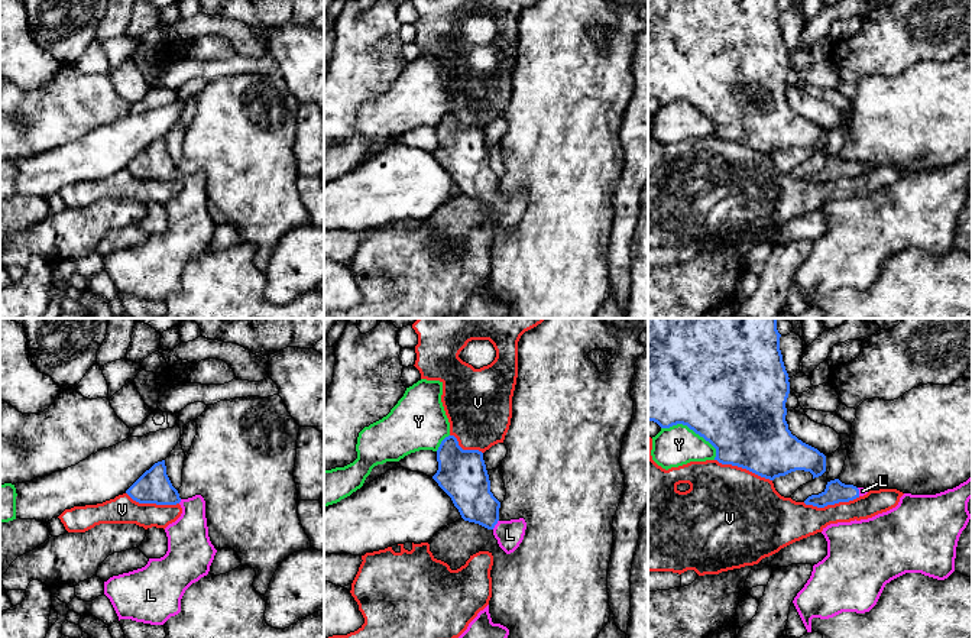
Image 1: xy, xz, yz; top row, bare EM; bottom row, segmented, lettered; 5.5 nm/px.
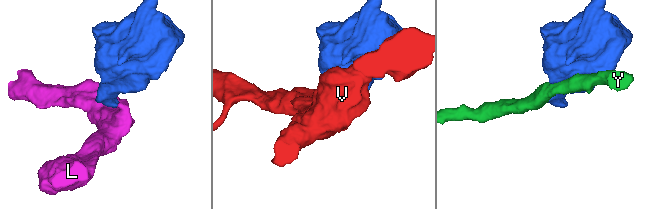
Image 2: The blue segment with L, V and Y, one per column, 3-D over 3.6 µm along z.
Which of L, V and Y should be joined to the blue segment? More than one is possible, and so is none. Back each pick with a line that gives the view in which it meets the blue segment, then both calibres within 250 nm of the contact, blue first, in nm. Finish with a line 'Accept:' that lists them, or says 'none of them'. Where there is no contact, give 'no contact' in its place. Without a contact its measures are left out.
L: contact in xz; calibres 240 and 160 nm
Accept: L

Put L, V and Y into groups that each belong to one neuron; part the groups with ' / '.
L / V / Y

